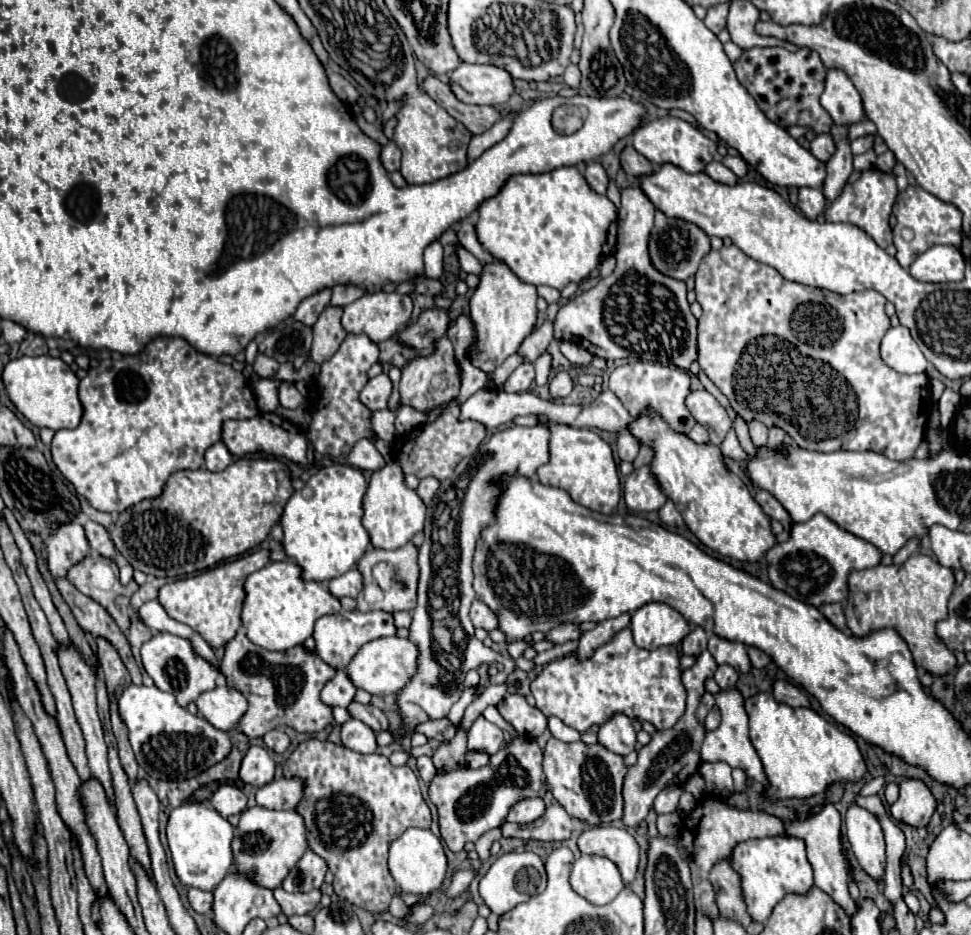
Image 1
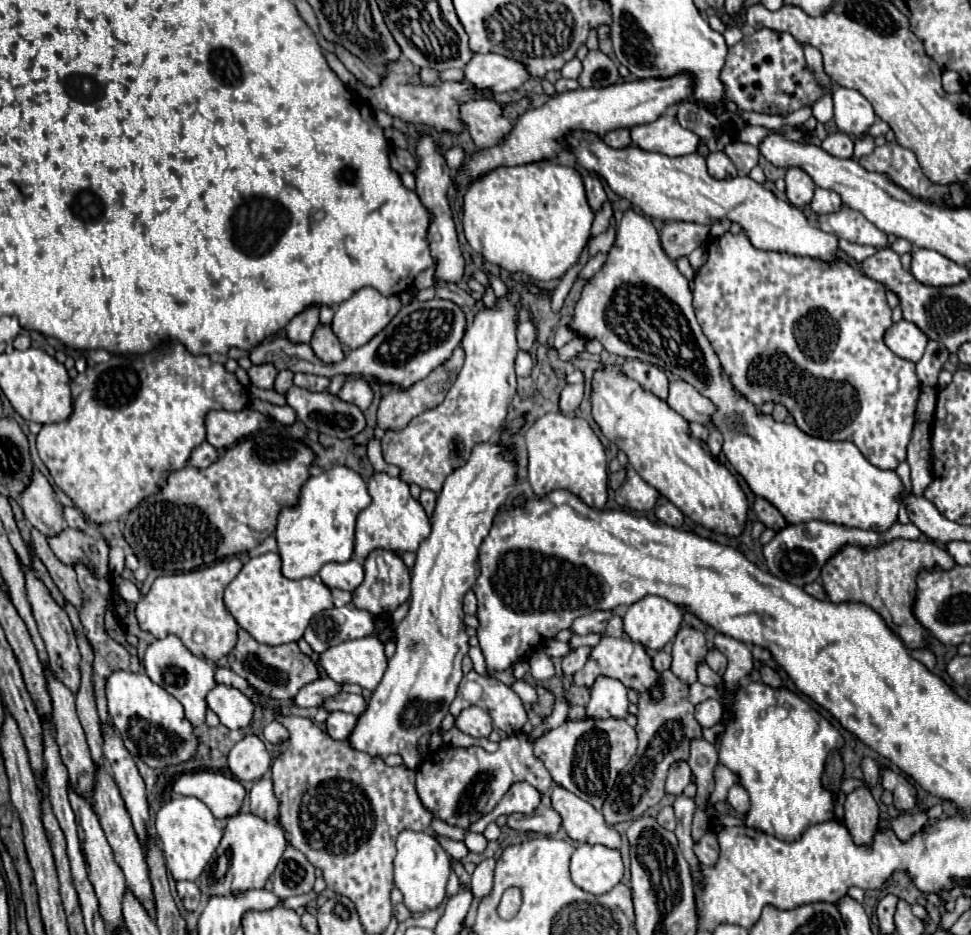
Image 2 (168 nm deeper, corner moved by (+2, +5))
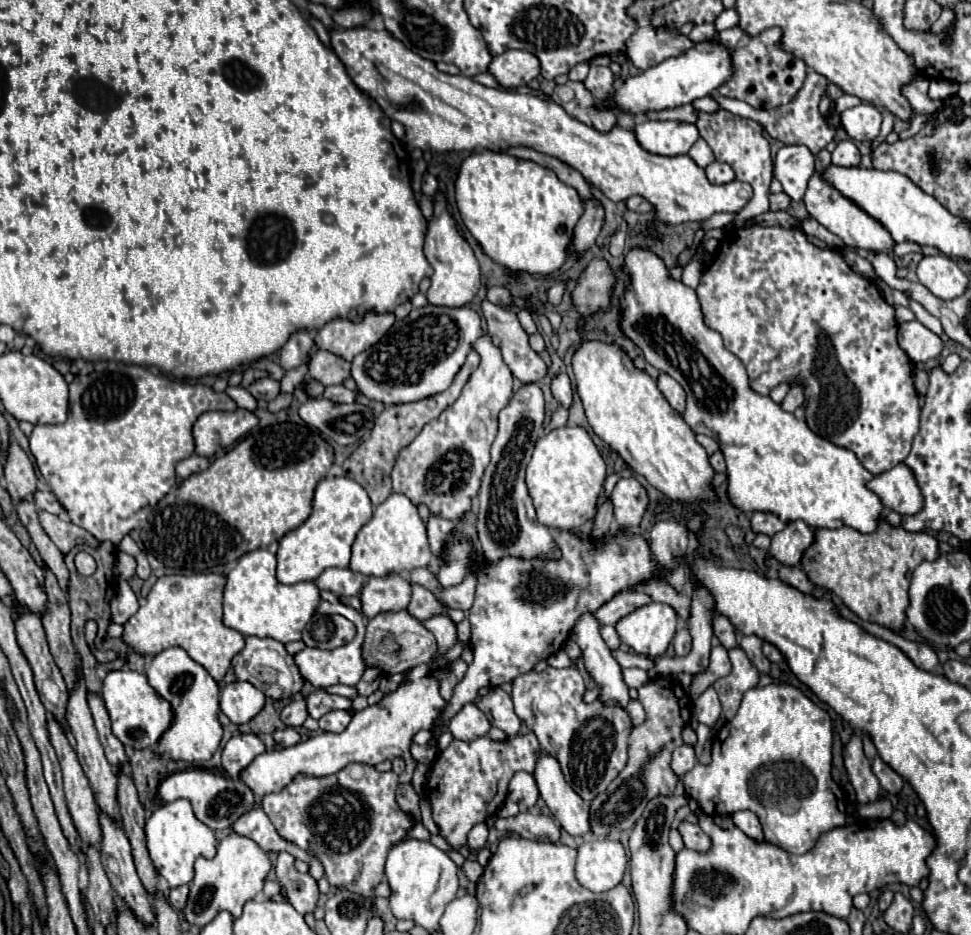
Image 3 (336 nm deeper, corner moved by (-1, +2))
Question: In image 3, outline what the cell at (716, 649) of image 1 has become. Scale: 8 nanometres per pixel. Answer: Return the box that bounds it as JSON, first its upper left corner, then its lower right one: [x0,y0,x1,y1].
[713,648,759,722]

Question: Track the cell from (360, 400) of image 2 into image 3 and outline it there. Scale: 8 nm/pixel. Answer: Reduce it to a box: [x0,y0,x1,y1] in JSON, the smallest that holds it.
[323,386,357,404]

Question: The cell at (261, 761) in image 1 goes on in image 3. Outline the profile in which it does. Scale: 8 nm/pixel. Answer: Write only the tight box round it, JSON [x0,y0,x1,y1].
[223,734,265,778]

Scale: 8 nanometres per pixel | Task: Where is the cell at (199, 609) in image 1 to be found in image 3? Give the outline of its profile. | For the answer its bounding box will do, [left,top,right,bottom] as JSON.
[121,574,245,682]

